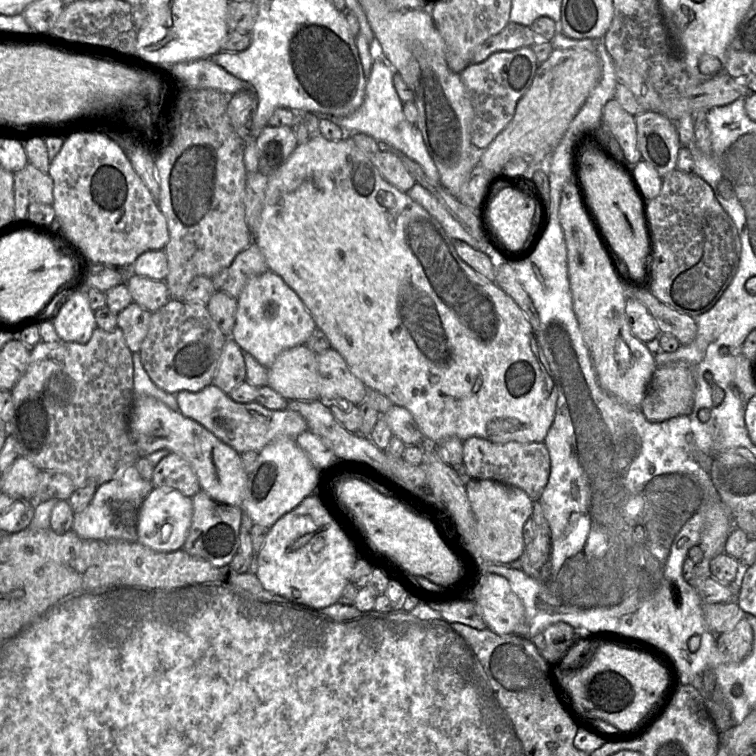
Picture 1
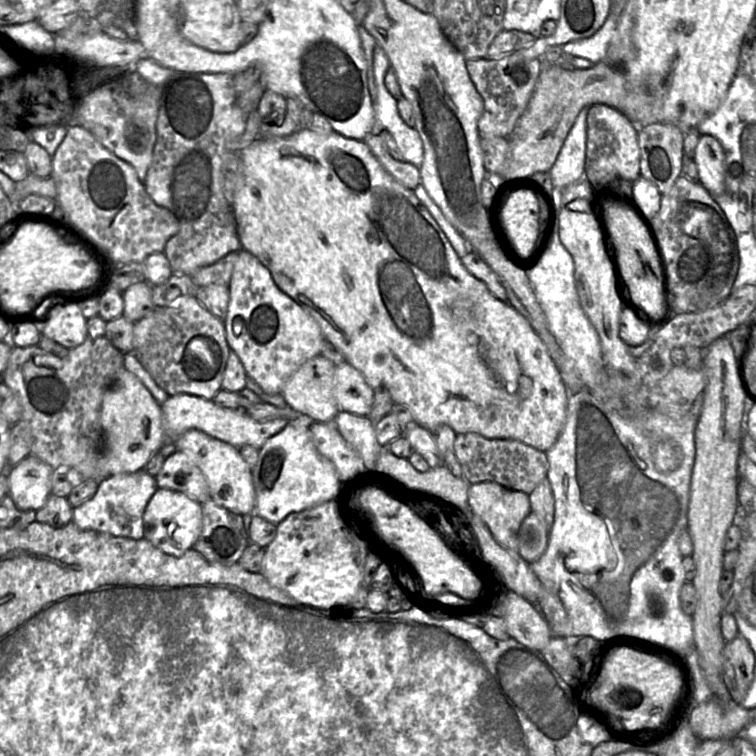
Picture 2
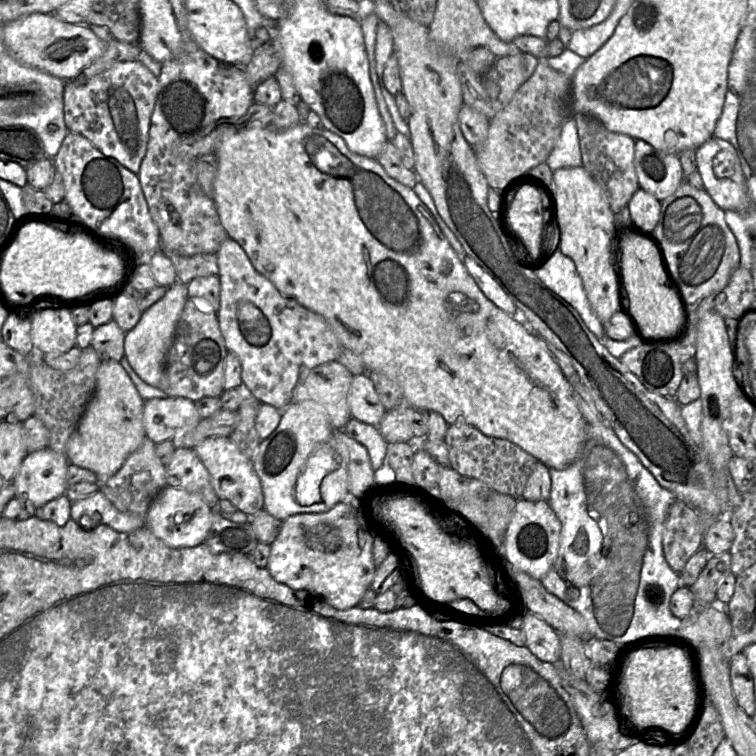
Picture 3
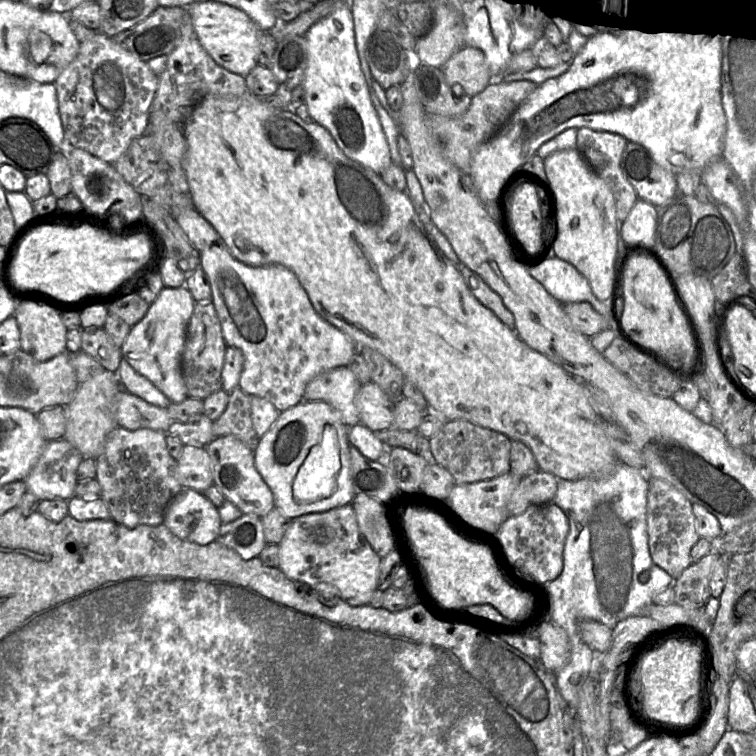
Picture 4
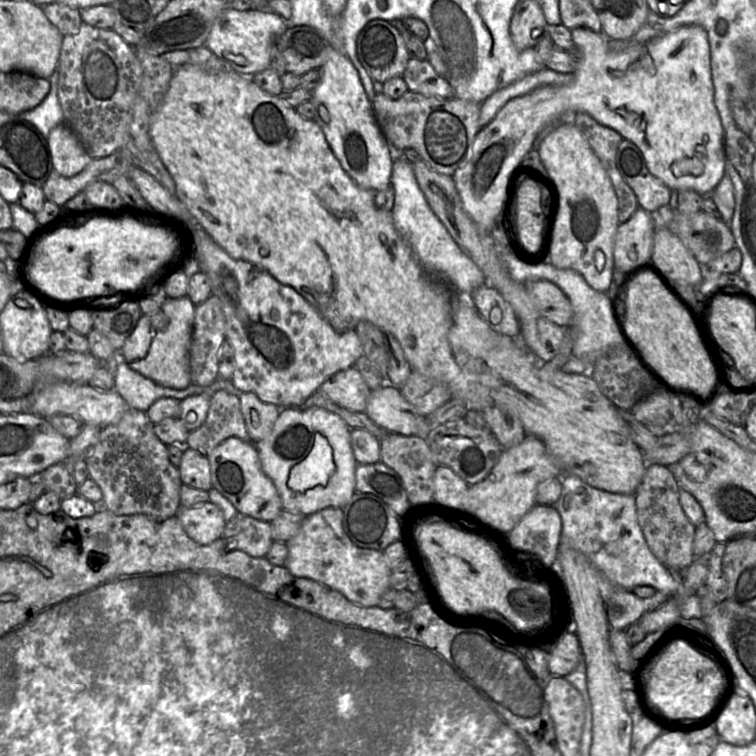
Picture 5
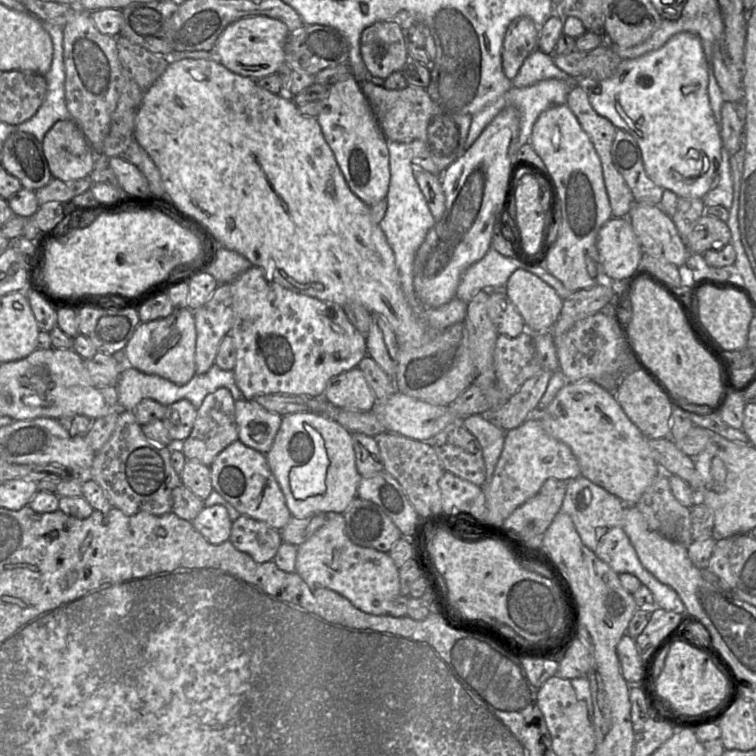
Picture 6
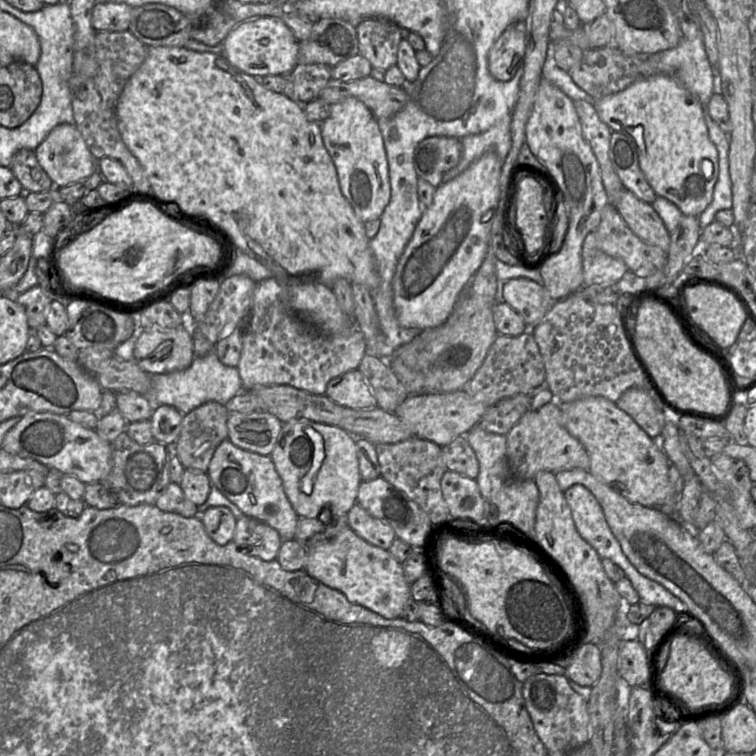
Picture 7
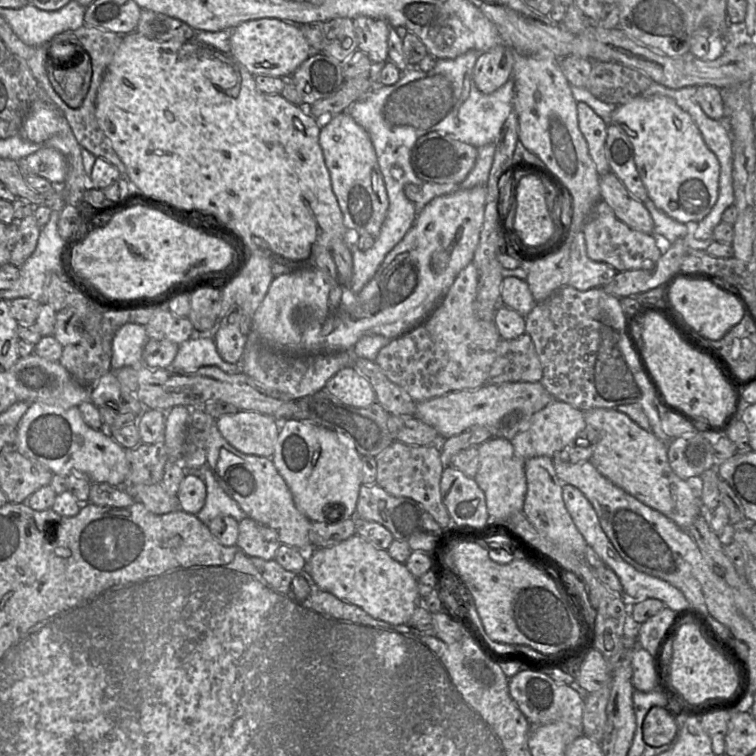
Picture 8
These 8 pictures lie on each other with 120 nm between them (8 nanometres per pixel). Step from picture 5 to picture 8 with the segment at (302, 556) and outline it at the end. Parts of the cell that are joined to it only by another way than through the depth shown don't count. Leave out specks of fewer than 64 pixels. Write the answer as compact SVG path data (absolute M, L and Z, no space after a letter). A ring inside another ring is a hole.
M357 534L332 547L313 549L305 554L307 554L305 570L309 572L320 589L332 593L347 603L360 607L375 619L394 626L406 625L415 609L418 606L423 606L423 598L418 591L418 578L411 574L405 564L390 557L387 550L376 547Z

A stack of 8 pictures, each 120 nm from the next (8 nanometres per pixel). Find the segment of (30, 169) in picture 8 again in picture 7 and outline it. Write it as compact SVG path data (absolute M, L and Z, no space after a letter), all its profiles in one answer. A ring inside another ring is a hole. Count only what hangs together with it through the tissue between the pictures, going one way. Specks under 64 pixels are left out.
M60 124L34 150L43 170L50 177L55 187L63 187L88 178L97 171L96 158L87 147L82 134L75 125Z

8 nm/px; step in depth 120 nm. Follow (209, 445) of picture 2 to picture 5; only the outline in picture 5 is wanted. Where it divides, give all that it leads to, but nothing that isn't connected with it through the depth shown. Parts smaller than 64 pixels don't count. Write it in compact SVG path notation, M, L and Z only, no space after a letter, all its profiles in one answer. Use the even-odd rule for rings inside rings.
M230 437L219 444L207 457L213 488L227 498L239 513L260 521L271 522L283 511L275 485L261 468L255 444Z

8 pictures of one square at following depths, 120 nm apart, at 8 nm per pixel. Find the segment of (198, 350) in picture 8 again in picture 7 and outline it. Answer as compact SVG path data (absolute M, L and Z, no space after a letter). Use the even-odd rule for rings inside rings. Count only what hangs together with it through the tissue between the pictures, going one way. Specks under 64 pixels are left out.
M214 351L202 357L194 357L185 370L152 375L151 389L145 395L154 406L171 406L183 415L207 402L225 405L230 399L244 390L238 369L230 367L218 359Z

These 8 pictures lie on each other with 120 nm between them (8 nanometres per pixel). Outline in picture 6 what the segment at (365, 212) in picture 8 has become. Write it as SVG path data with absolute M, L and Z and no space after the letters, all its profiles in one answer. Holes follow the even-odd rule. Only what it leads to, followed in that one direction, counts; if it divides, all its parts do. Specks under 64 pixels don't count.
M351 75L345 80L336 82L330 86L328 96L321 101L322 110L317 117L323 136L331 148L338 166L351 191L365 204L373 206L385 199L390 184L390 163L387 138L384 136L371 106L361 90L360 83Z

